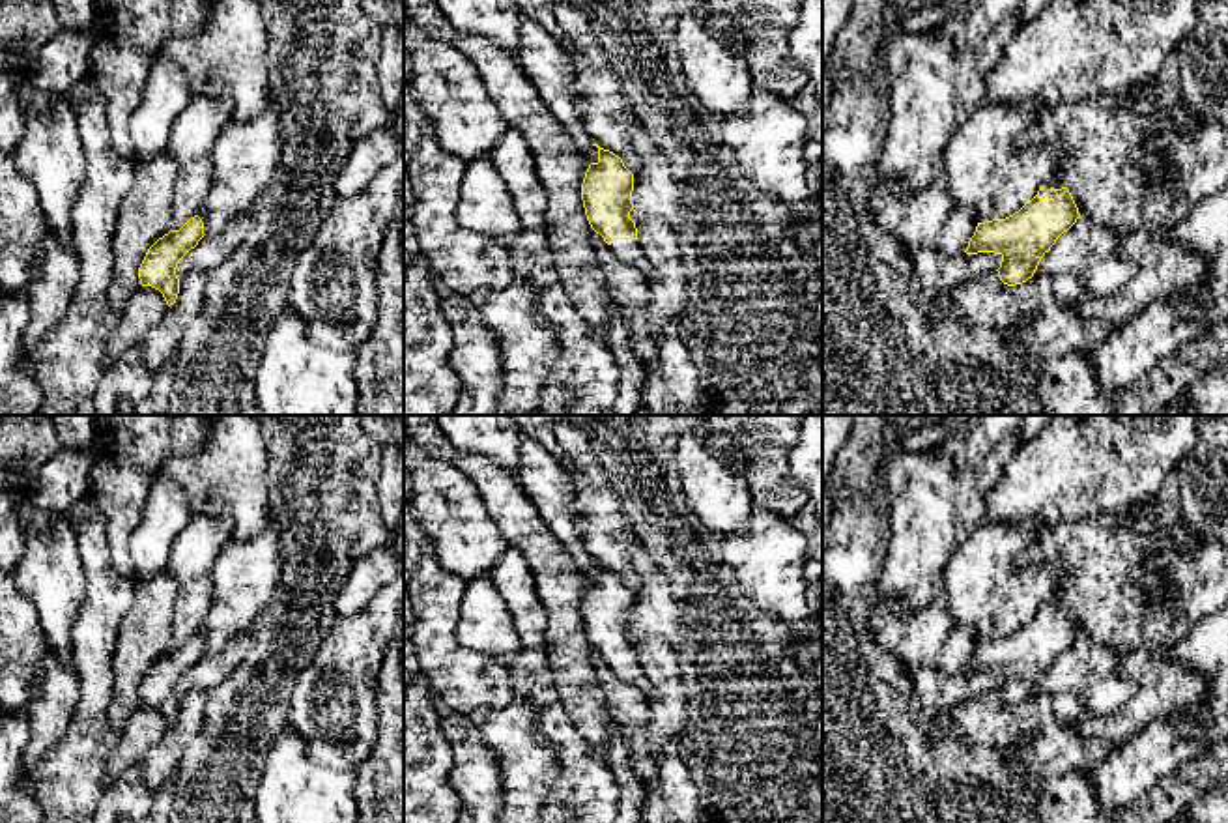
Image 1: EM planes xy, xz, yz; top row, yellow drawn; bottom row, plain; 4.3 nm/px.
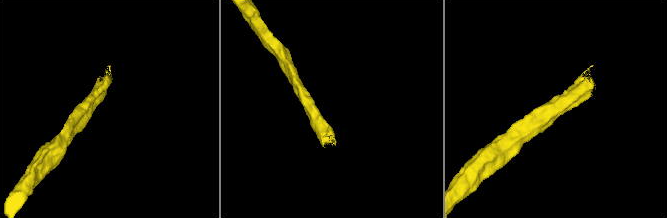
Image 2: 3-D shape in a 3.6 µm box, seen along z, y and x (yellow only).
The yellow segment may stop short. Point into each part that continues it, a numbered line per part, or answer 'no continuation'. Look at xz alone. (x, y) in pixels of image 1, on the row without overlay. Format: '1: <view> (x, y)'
1: xz (628, 670)

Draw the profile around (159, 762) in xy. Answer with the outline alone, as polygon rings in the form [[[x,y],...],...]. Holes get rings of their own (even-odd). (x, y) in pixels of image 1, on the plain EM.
[[[191,690],[179,698],[179,713],[163,739],[151,746],[140,765],[144,784],[155,791],[176,772],[185,746],[200,733],[204,726],[206,690]]]

